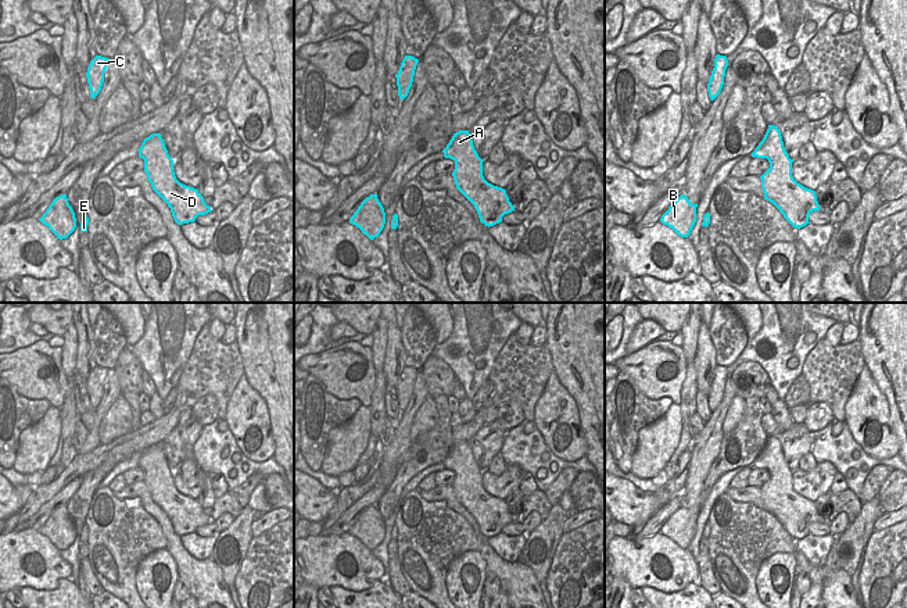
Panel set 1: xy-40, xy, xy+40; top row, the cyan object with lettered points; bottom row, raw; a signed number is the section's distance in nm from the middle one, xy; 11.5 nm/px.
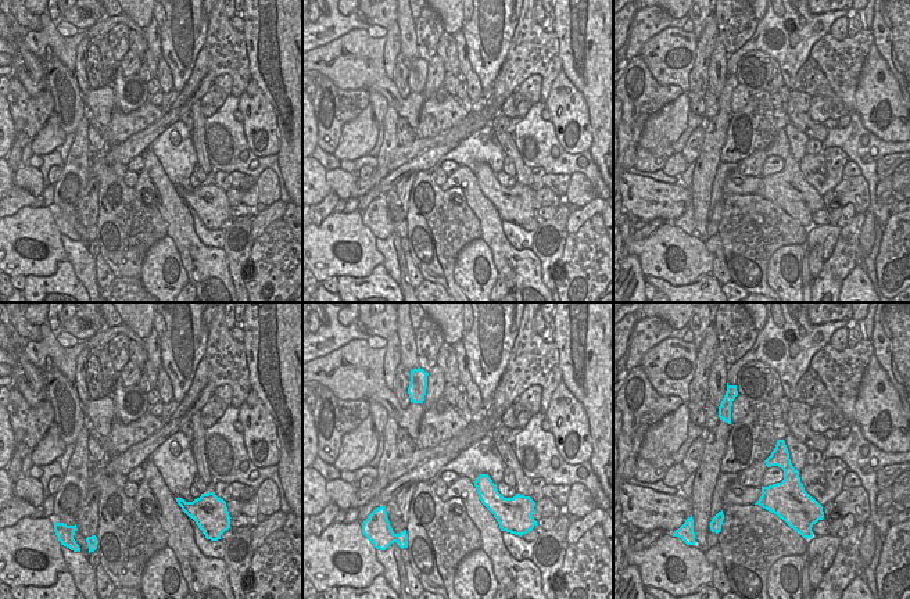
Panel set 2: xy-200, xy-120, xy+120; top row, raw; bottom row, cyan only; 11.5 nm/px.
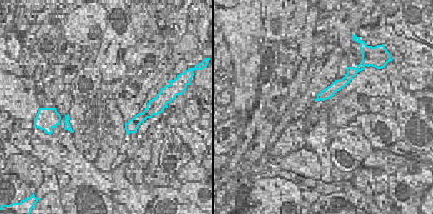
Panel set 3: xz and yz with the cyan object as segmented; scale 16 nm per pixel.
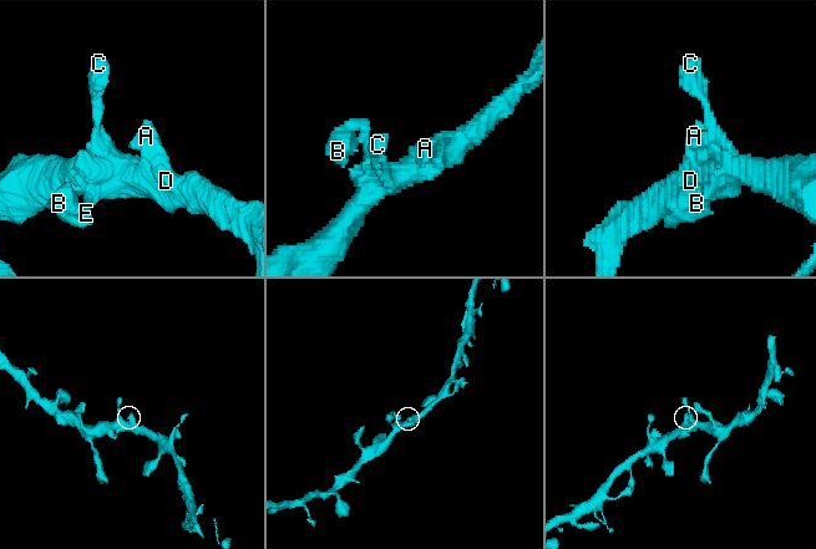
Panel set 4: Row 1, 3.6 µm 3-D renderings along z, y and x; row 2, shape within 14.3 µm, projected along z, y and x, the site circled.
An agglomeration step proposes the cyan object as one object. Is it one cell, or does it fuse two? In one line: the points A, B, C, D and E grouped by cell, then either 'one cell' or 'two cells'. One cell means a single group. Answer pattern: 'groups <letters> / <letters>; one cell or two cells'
groups A B C D E; one cell

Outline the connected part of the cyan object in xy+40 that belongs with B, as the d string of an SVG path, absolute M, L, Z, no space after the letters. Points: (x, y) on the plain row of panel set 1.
M681 505L662 526L660 533L671 539L678 547L688 548L696 533L696 518Z

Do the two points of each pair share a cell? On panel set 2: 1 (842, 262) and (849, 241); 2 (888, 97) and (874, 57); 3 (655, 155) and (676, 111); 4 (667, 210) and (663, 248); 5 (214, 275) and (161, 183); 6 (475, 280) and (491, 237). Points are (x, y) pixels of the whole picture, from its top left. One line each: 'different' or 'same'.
1: same
2: same
3: same
4: different
5: same
6: different

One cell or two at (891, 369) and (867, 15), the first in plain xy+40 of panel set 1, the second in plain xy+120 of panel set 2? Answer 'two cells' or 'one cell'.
two cells

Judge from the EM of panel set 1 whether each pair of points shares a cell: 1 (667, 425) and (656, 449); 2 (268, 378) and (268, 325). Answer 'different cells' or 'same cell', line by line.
1: same cell
2: same cell

